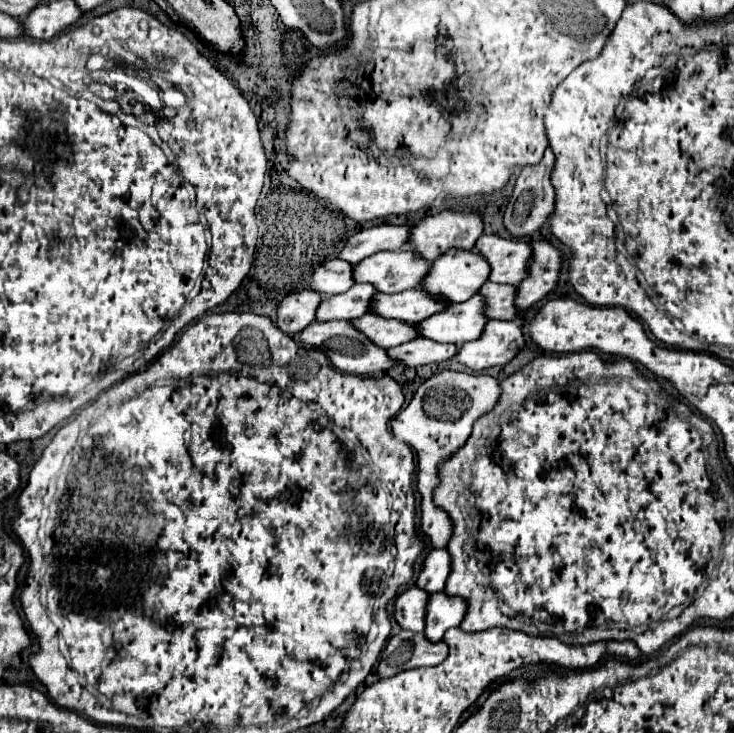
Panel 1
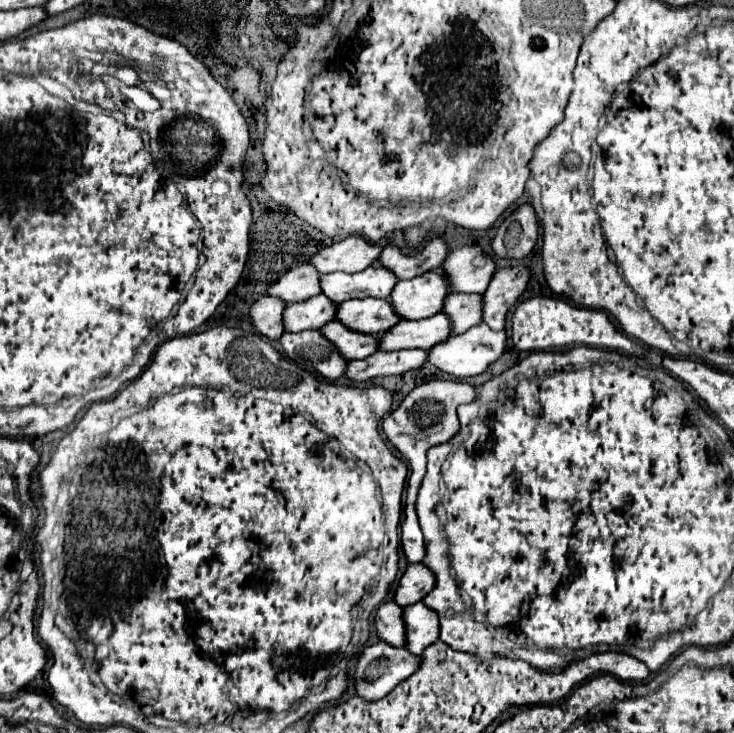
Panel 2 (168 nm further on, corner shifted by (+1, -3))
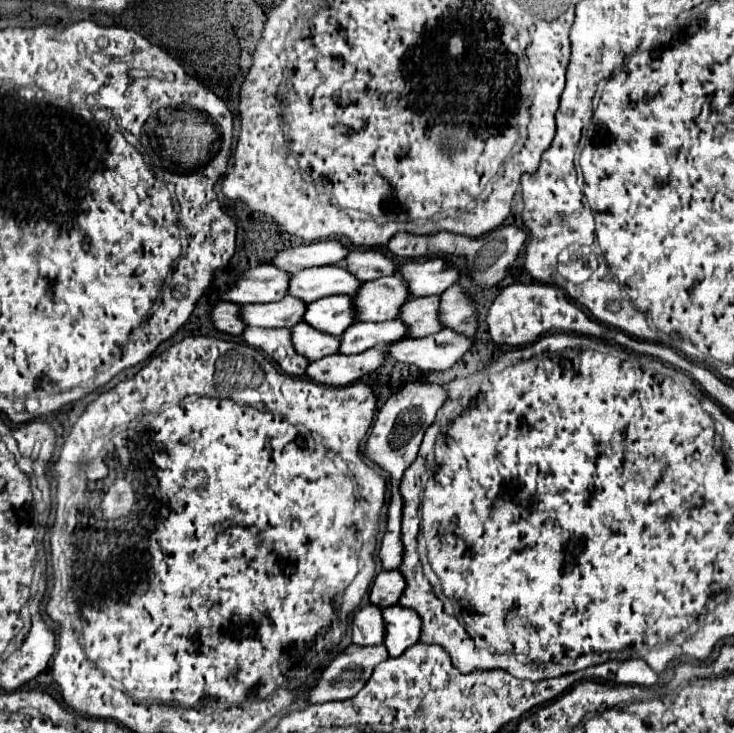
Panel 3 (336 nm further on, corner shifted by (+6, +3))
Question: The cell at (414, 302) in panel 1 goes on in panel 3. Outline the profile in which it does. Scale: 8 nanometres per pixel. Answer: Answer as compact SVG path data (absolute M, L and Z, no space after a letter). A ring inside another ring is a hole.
M333 296L311 302L305 312L305 322L313 328L341 336L355 322L355 306L349 296Z

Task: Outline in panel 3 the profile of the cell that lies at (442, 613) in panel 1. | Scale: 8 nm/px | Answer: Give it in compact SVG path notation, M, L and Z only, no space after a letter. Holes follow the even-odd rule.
M389 606L383 610L385 624L389 626L385 634L385 646L389 650L389 656L399 656L409 646L419 642L421 638L421 618L419 614L413 614L413 610L407 610L405 606Z

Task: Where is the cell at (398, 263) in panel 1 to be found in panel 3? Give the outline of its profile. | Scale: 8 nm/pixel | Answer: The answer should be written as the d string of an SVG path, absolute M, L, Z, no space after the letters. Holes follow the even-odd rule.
M329 264L329 266L317 266L317 268L309 268L309 270L301 270L297 274L291 276L291 284L289 284L289 294L295 298L301 298L305 302L315 302L319 298L325 296L333 296L333 294L323 294L323 292L337 292L337 294L357 294L361 288L361 280L355 278L345 266L339 264Z

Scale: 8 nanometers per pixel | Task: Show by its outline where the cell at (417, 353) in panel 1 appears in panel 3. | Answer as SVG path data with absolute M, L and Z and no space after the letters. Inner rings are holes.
M375 346L373 350L365 350L353 356L333 354L317 362L311 362L307 368L307 376L327 386L347 386L357 382L361 376L377 370L385 360L387 360L385 346Z

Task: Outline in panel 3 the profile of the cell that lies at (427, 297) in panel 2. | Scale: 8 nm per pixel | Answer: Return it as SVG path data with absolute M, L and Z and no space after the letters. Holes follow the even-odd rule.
M401 274L385 276L373 282L365 282L353 304L357 306L357 320L361 322L385 322L399 316L405 302L411 300L409 284Z

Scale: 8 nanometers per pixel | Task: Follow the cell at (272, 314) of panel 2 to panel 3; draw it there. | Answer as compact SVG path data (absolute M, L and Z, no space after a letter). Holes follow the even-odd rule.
M235 302L215 304L215 308L211 312L211 318L213 318L215 328L225 332L225 334L241 336L243 330L247 328L247 324L241 320L241 306L237 306Z

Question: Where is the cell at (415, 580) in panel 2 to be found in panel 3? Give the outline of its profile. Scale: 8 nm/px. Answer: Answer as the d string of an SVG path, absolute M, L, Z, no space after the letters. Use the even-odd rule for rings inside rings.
M397 568L395 570L385 570L385 572L375 576L369 600L375 606L387 608L387 606L393 606L393 604L399 602L403 590L405 590L405 578L403 578L401 570L397 570Z

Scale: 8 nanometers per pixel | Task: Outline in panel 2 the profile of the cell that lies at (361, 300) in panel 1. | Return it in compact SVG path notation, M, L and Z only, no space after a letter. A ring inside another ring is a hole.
M318 294L306 302L288 304L282 312L282 324L286 332L302 332L302 330L318 330L322 324L334 320L336 304L326 300L326 296Z

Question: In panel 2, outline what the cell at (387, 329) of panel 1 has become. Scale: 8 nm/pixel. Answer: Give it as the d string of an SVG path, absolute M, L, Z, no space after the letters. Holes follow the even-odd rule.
M334 320L330 324L324 324L320 332L322 336L326 336L326 340L330 340L338 348L338 352L346 360L362 360L374 354L378 348L378 336L350 332L342 324L336 324Z

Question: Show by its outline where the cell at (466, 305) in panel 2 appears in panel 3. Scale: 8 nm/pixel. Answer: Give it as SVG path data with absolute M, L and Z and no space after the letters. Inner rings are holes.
M423 296L411 298L401 310L401 318L409 322L409 336L429 336L443 330L443 322L439 320L439 302L441 296Z

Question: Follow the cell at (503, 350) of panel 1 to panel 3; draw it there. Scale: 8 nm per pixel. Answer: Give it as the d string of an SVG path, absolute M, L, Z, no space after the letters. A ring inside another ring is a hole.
M441 330L433 336L403 338L401 342L389 346L389 356L421 370L447 370L455 366L473 346L475 336L467 336L457 330Z

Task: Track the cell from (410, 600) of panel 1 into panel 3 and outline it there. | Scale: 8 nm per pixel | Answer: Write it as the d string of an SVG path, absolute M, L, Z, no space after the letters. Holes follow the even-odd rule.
M367 604L353 618L353 642L359 646L383 644L385 640L385 620L381 616L381 608Z

